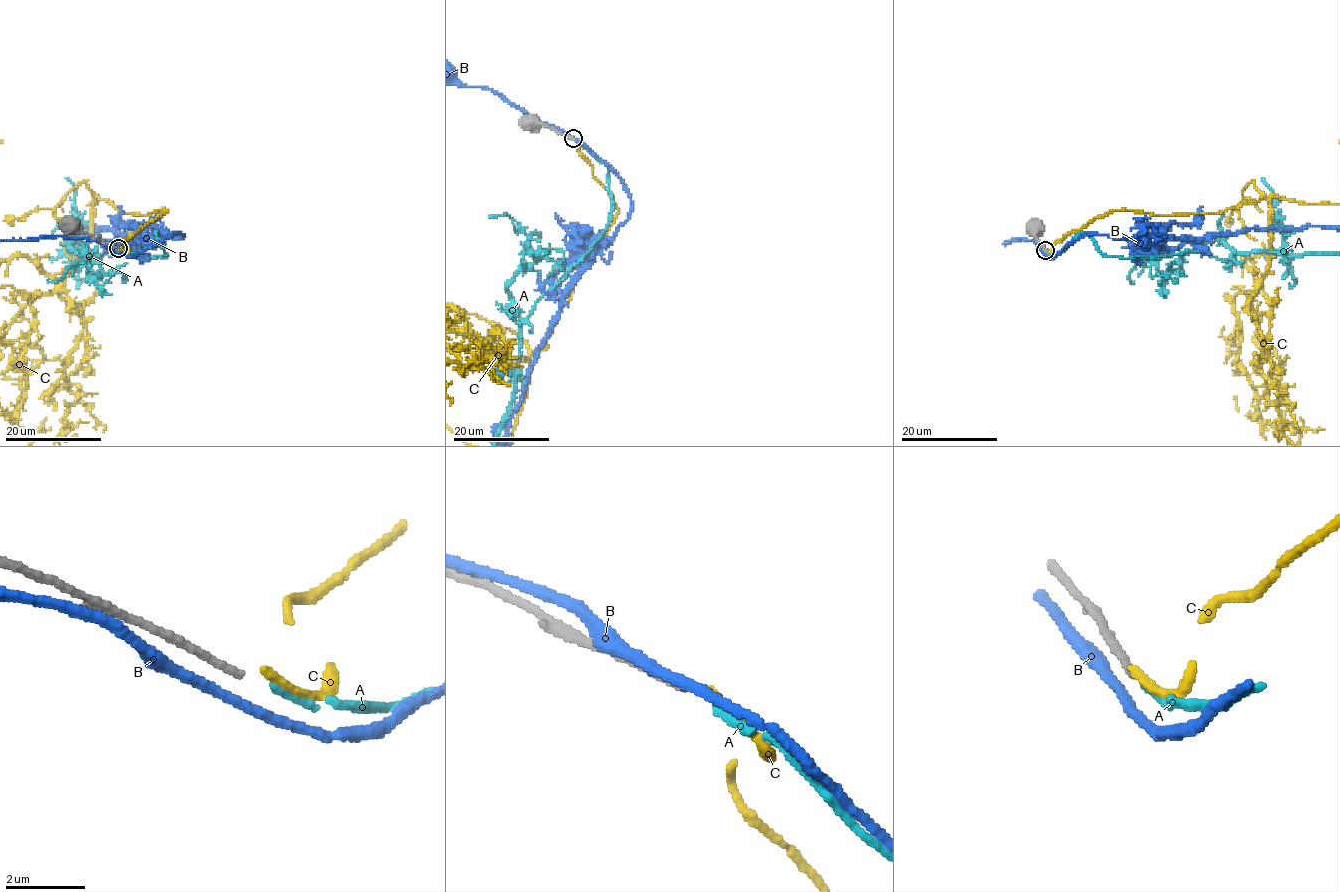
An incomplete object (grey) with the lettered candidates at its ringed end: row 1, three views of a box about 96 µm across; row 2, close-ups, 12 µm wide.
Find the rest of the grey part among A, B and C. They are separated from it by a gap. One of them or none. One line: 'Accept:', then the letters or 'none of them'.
Accept: A

